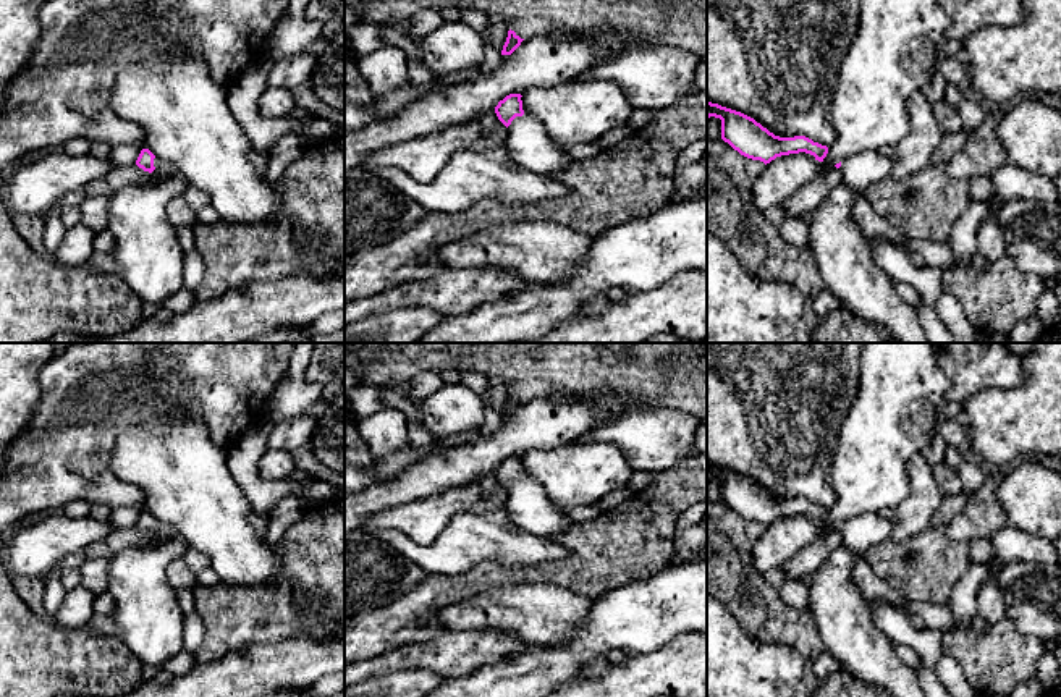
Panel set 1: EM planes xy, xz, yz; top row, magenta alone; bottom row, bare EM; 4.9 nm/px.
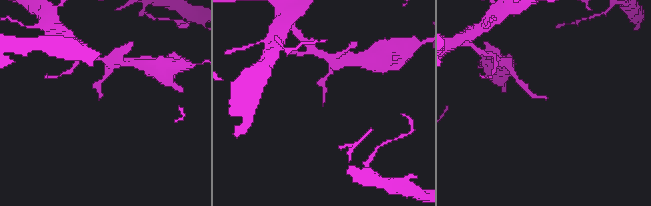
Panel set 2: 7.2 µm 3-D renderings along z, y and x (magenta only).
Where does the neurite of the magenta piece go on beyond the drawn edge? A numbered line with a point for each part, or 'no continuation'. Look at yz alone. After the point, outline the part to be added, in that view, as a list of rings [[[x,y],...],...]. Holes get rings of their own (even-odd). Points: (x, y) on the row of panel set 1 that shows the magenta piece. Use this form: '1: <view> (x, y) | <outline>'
1: yz (859, 172) | [[[865,150],[843,160],[839,171],[844,184],[857,196],[865,196],[873,183],[891,175],[891,162],[881,150]]]

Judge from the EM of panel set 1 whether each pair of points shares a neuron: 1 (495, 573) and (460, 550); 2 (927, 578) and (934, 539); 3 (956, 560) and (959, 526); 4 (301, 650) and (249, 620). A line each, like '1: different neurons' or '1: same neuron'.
1: different neurons
2: same neuron
3: different neurons
4: different neurons

